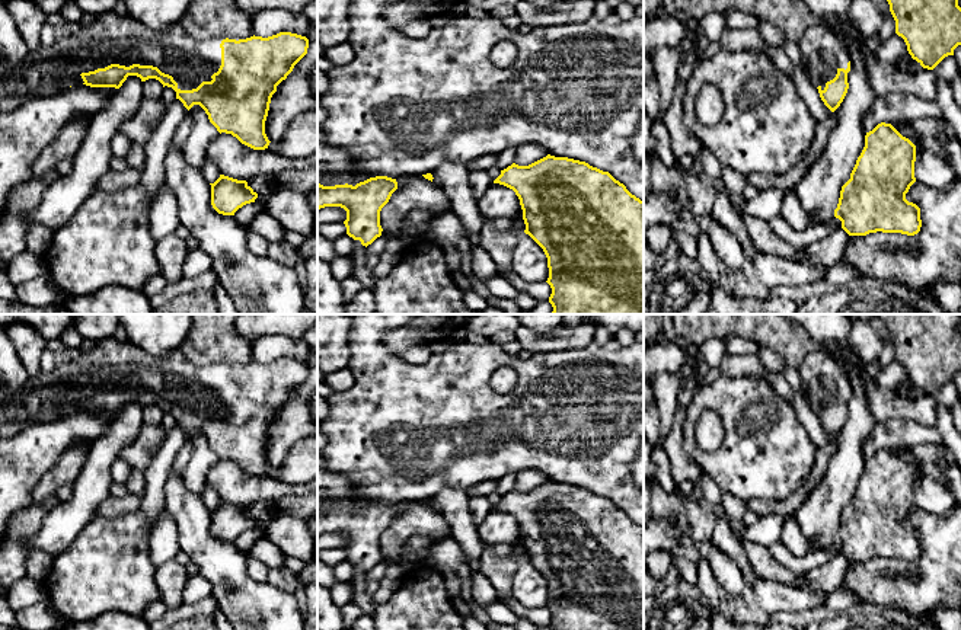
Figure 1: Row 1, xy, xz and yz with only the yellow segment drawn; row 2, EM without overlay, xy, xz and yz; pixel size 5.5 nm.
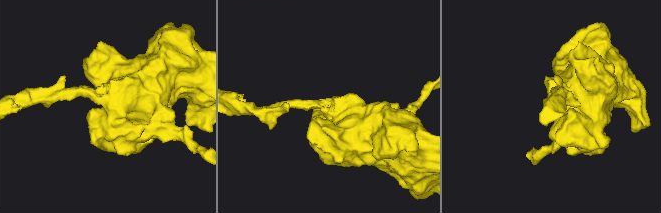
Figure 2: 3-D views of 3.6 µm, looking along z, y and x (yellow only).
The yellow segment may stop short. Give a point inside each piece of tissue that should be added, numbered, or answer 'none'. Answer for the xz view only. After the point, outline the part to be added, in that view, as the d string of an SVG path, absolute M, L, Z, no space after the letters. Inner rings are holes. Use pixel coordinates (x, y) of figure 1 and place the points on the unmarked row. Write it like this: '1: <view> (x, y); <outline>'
1: xz (326, 505); M351 498L344 499L319 499L317 508L323 512L335 512L335 511L354 511L357 506L357 501Z

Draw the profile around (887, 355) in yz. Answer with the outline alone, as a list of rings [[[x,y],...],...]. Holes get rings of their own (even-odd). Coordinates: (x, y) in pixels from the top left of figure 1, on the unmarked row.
[[[888,338],[887,340],[882,342],[882,351],[879,354],[879,367],[884,367],[890,362],[893,362],[895,359],[895,346],[891,340],[891,338]]]

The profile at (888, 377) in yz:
[[[894,359],[893,362],[879,367],[875,375],[875,383],[881,390],[895,391],[898,384],[907,378],[904,365]]]

